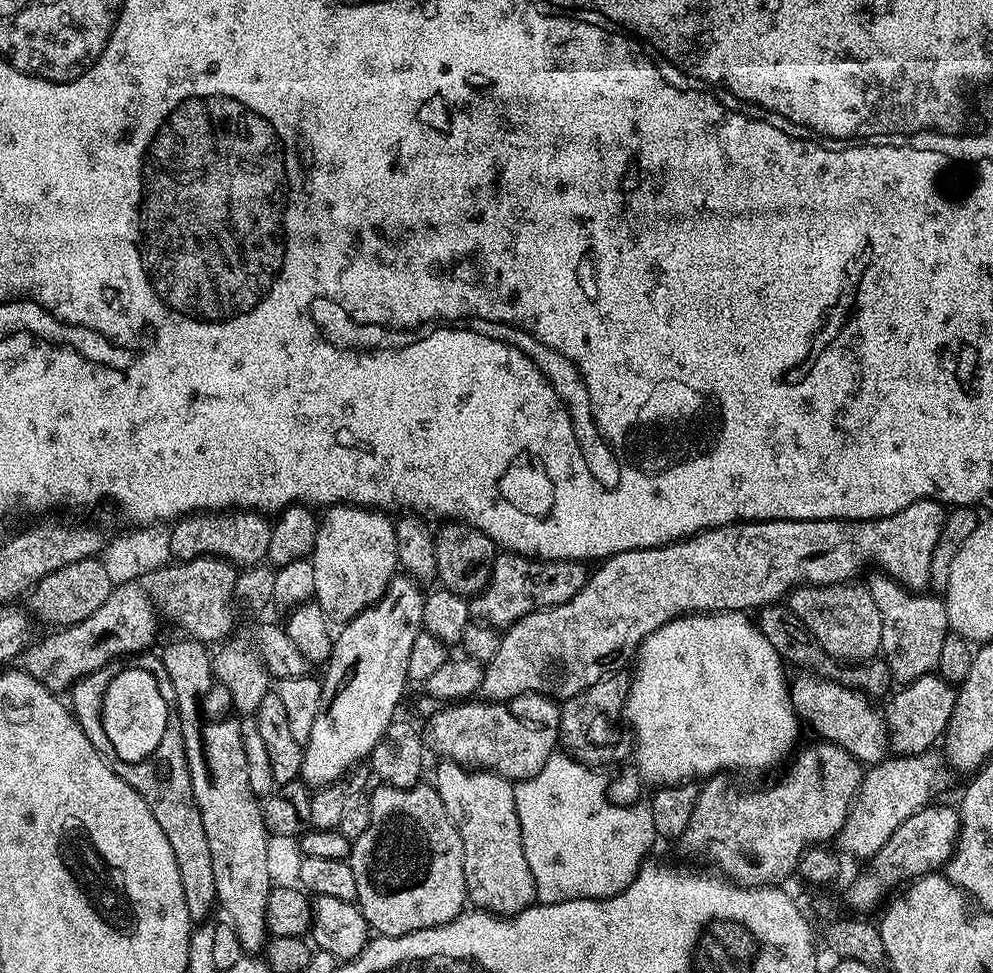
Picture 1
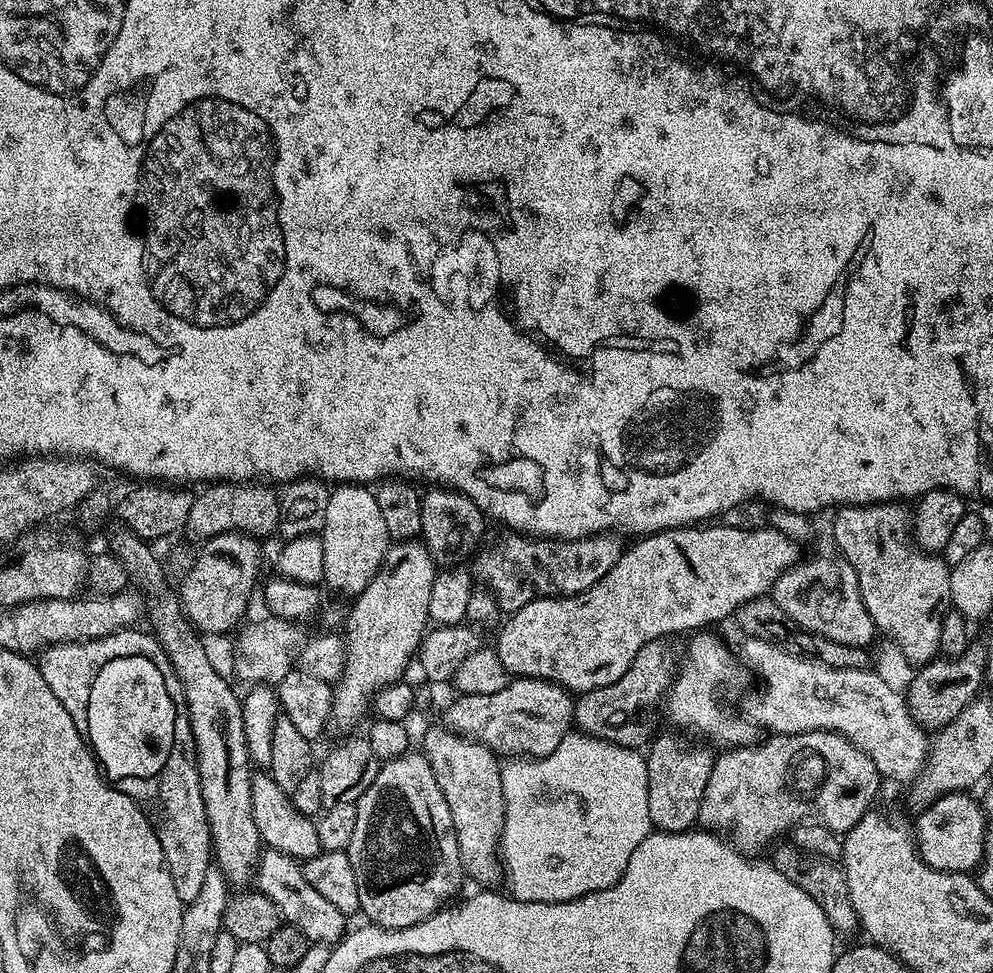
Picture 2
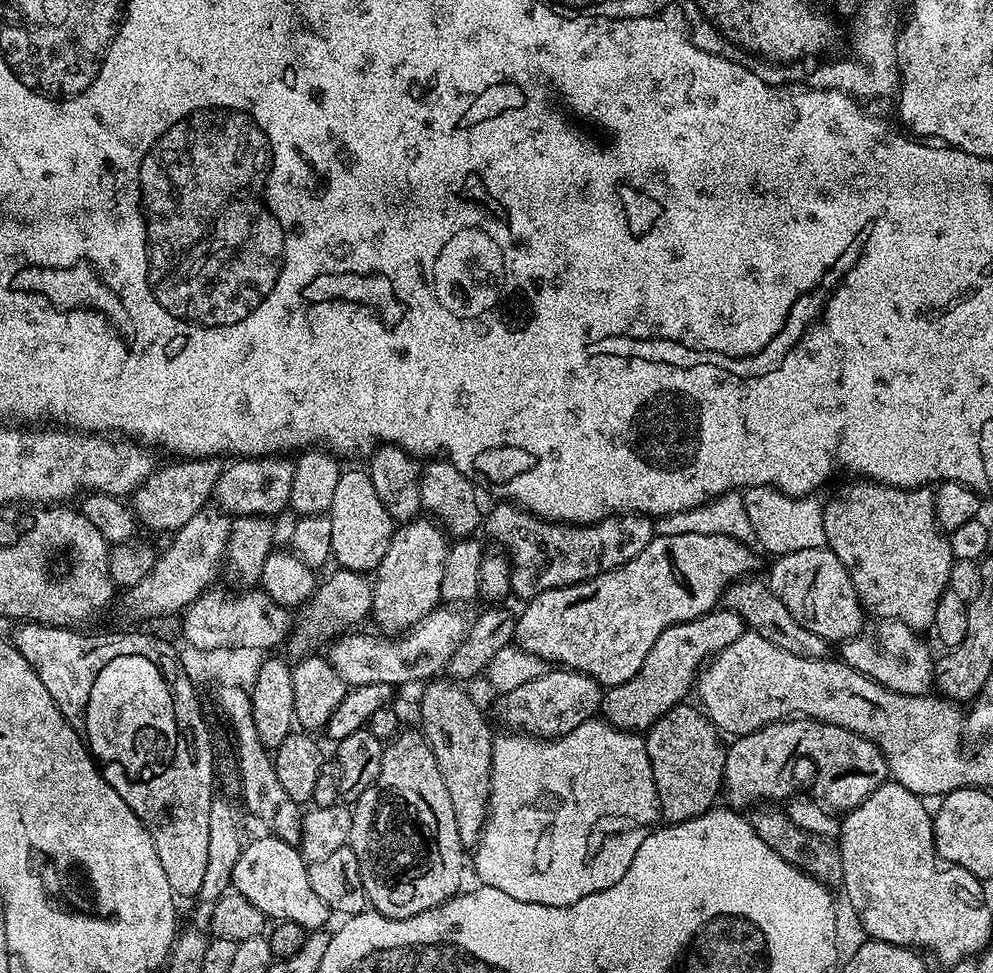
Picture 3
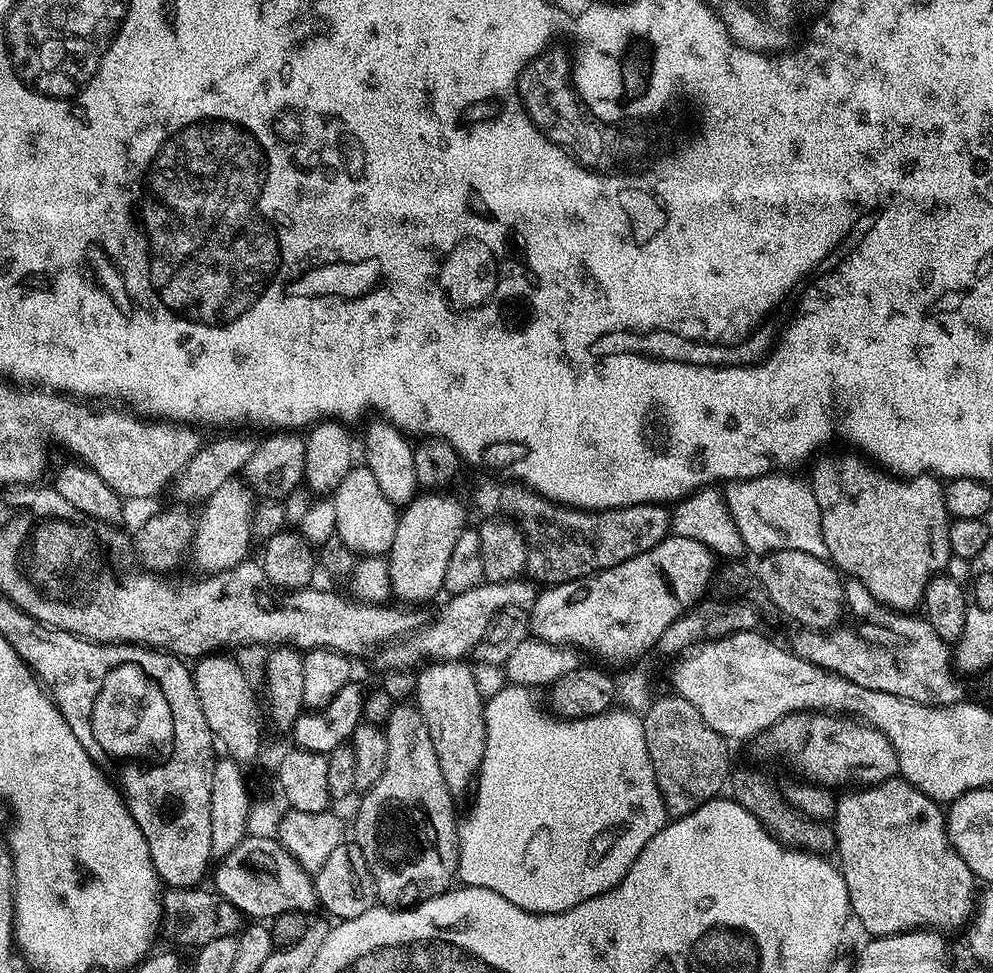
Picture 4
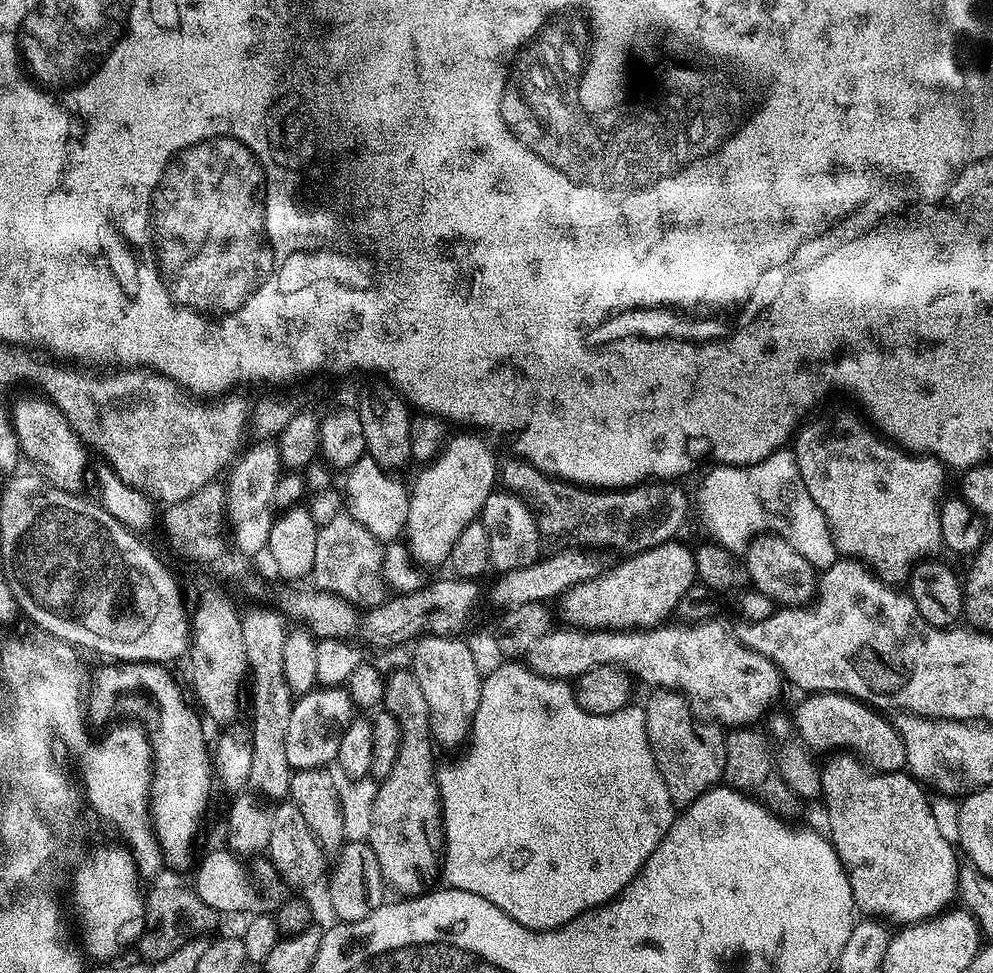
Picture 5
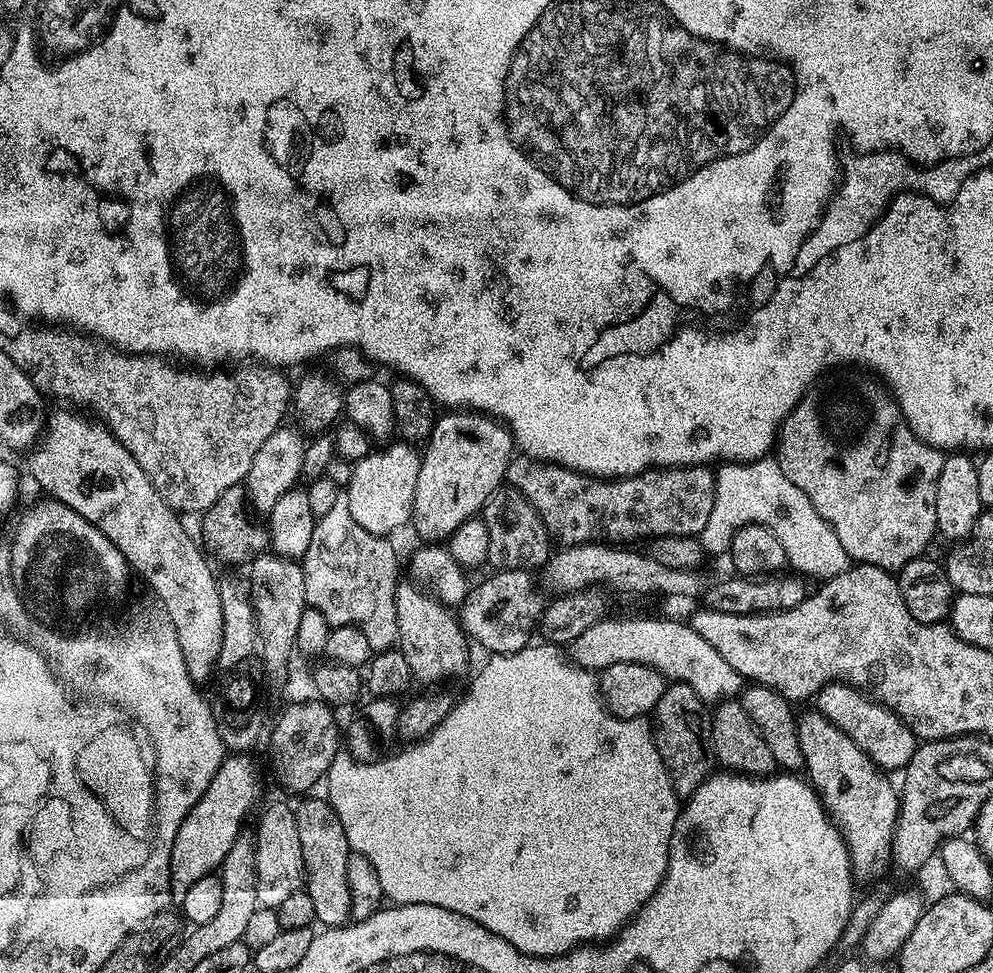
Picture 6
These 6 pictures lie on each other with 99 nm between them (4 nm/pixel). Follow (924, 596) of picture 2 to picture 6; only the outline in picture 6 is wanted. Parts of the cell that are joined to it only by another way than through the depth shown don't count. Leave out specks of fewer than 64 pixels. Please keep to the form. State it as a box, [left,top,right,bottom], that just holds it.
[774,375,945,574]

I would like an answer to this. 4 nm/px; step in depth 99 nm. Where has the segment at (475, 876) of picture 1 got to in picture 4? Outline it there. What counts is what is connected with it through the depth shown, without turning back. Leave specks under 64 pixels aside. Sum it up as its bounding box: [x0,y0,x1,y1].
[414,660,486,794]

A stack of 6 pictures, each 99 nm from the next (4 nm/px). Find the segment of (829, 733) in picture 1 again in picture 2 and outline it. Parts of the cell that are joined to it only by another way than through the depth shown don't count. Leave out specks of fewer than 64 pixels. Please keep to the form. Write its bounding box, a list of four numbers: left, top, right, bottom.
[743,639,930,781]

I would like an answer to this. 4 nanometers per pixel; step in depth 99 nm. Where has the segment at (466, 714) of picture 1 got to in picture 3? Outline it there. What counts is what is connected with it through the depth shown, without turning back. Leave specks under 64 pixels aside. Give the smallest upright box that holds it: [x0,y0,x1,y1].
[496,666,605,738]

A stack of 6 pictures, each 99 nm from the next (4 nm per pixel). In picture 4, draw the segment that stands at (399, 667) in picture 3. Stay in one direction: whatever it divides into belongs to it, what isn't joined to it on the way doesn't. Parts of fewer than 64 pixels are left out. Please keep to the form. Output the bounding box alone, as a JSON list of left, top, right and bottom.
[392,578,538,666]

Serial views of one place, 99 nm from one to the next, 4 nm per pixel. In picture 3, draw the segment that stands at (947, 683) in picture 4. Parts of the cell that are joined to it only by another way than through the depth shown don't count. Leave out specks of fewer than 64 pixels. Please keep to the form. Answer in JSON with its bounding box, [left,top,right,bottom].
[839,620,934,696]

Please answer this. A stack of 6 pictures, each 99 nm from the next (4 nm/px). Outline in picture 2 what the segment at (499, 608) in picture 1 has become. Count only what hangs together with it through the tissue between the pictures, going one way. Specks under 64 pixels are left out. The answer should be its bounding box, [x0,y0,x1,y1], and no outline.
[475,530,626,614]

